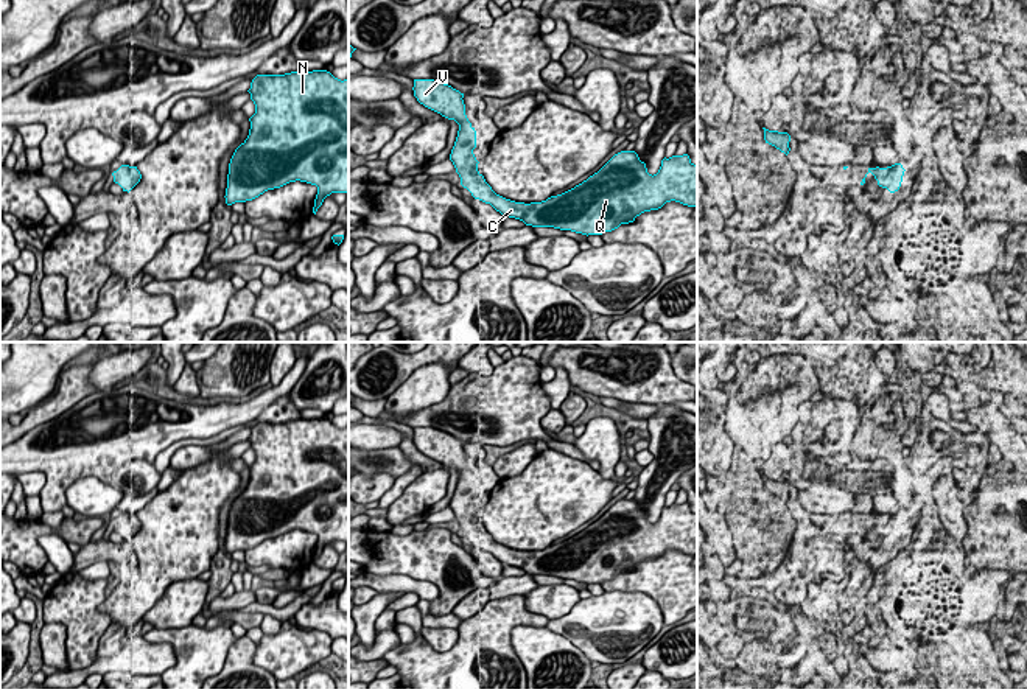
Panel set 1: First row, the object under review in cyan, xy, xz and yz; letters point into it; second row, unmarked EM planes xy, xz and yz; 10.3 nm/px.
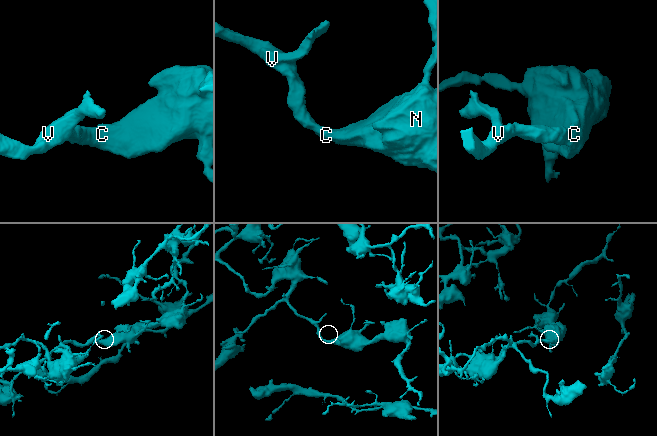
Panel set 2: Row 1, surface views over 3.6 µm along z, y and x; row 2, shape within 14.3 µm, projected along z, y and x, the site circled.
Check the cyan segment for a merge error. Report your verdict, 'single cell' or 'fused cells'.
single cell

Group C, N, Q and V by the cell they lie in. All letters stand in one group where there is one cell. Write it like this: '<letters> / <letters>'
C N Q V

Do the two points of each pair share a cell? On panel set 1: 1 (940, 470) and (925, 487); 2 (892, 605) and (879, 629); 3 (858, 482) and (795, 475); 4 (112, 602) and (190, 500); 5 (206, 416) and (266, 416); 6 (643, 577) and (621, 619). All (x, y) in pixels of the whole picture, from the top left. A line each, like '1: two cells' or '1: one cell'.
1: one cell
2: two cells
3: one cell
4: one cell
5: two cells
6: two cells

